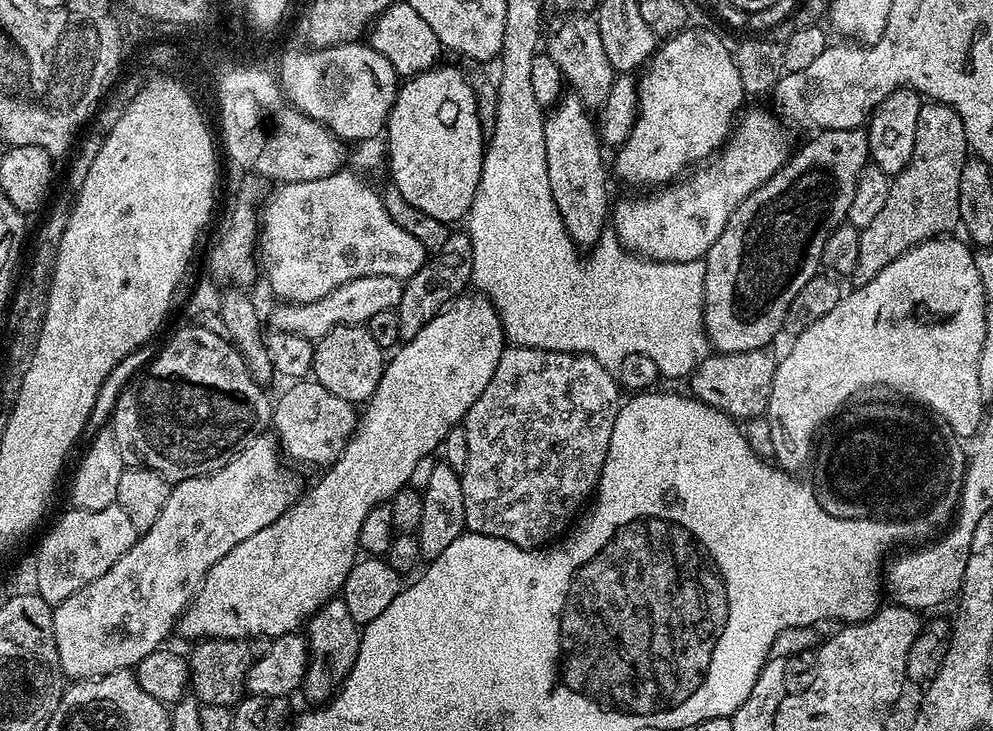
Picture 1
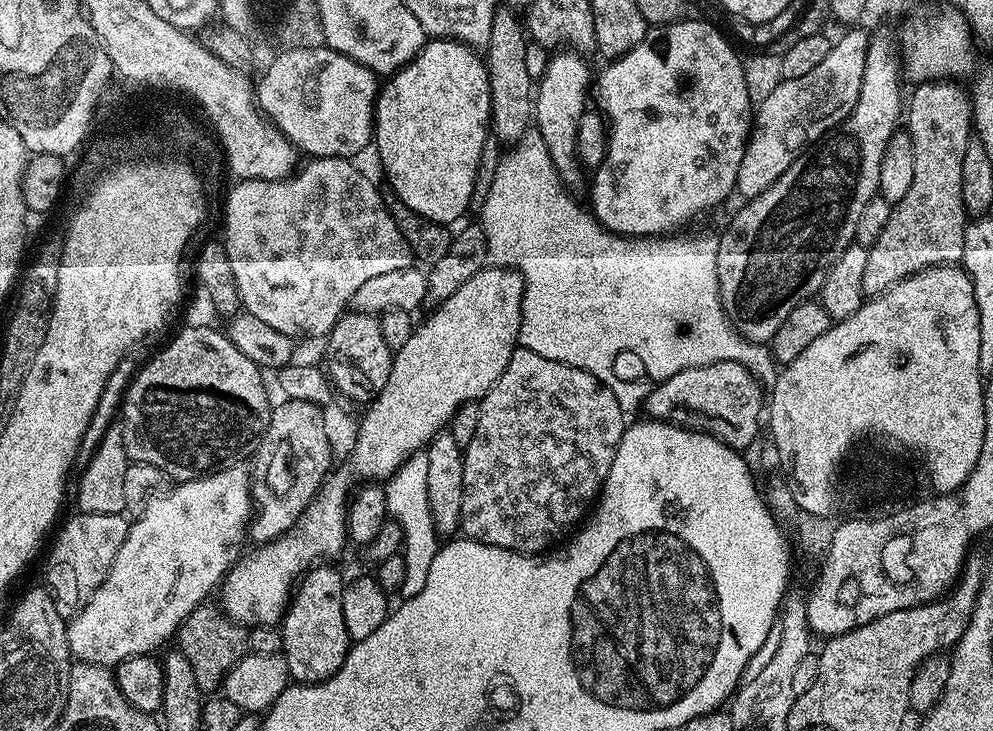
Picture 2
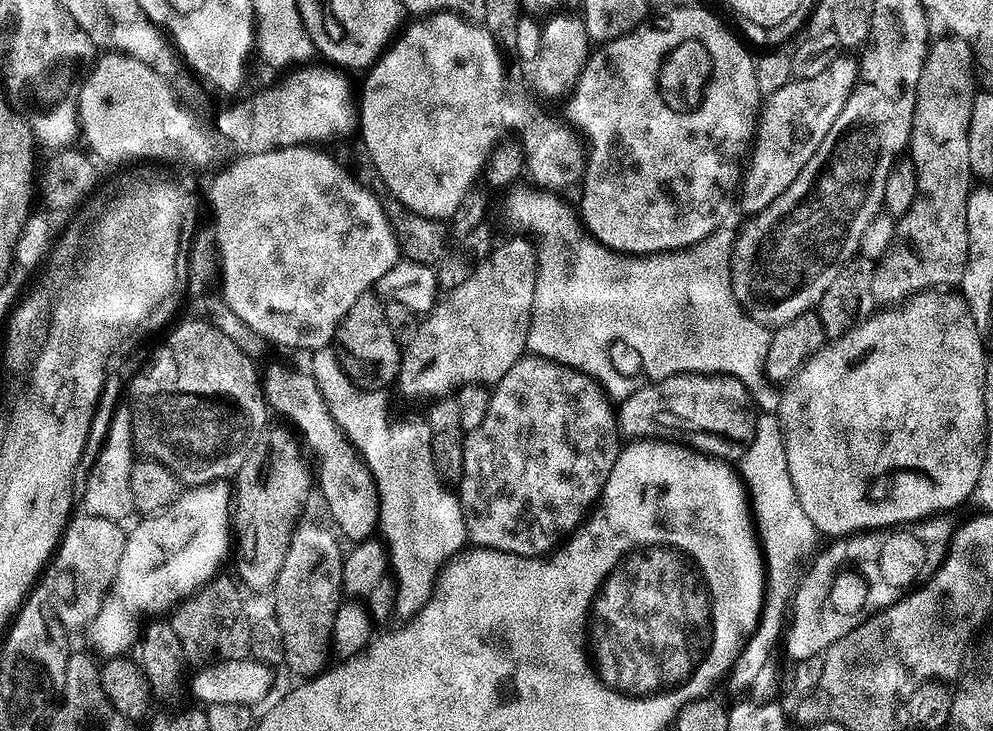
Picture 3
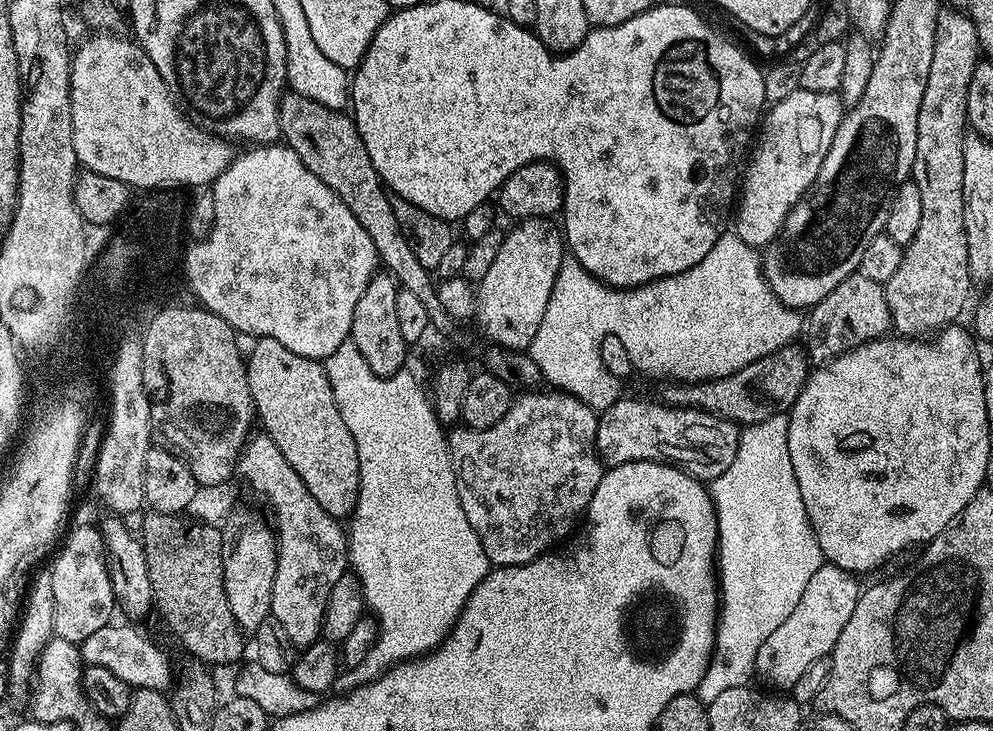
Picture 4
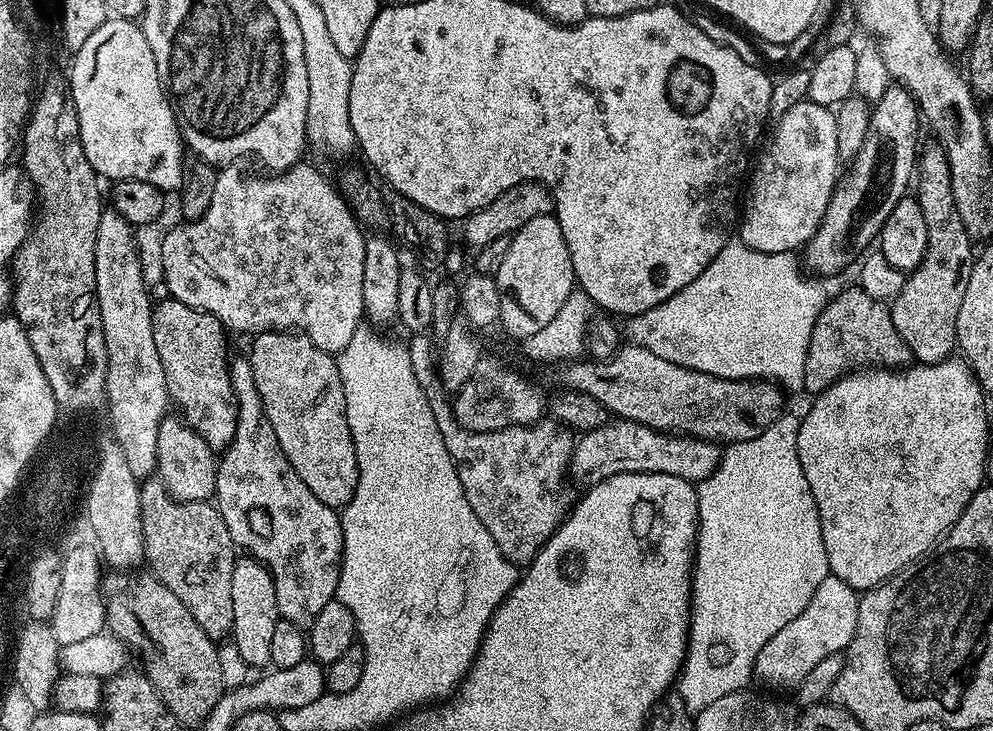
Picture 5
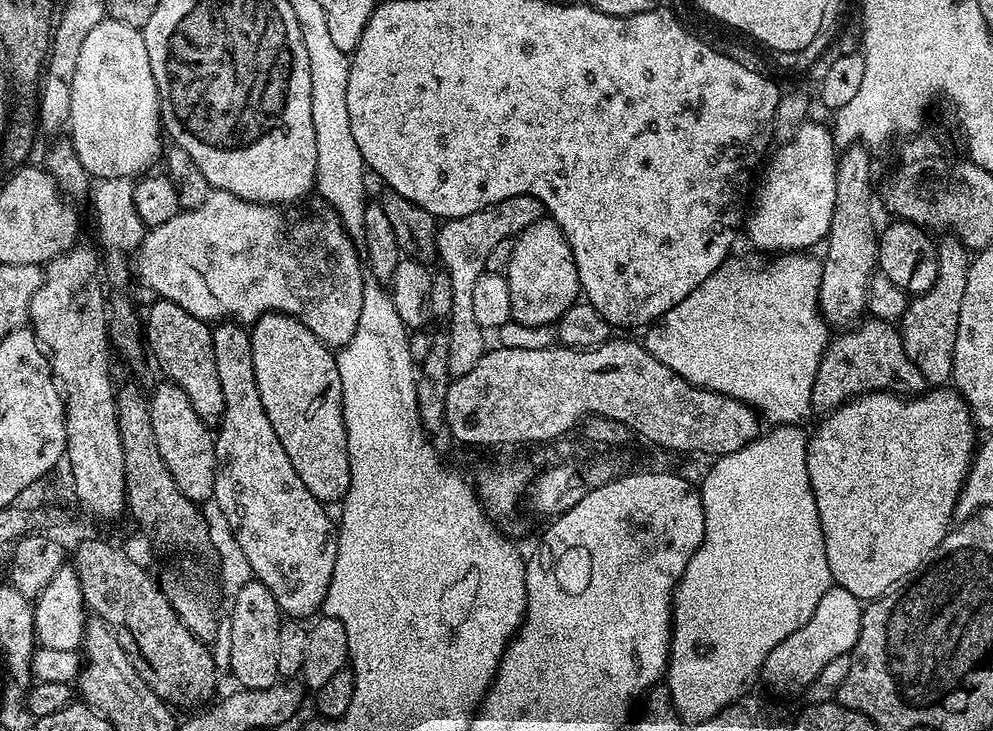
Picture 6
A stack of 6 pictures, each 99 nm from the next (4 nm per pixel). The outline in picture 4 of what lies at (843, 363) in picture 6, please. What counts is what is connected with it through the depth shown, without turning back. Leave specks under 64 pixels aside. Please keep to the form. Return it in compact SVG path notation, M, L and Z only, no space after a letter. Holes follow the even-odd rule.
M858 270L853 272L822 302L815 304L806 316L806 351L813 365L823 366L828 361L854 350L871 340L883 340L893 331L890 310L886 306L884 285L866 278Z

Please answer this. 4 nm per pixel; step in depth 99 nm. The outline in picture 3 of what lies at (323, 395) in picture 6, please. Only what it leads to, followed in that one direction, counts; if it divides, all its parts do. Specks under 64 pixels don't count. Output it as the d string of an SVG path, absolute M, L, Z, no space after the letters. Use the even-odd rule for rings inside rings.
M272 364L268 369L263 369L262 383L264 385L264 398L268 402L269 409L273 413L276 412L280 416L285 416L289 420L287 423L300 431L299 439L302 441L303 447L316 455L316 460L320 463L320 478L318 474L318 492L320 488L320 496L324 499L324 504L328 507L328 512L332 515L331 523L334 525L335 531L339 533L345 541L359 542L367 540L377 531L380 522L380 495L376 492L376 483L374 482L370 470L364 464L364 457L356 451L356 447L348 441L342 429L334 422L334 418L328 413L326 402L322 398L322 394L314 378L307 371L299 372L296 368L287 368L284 364Z

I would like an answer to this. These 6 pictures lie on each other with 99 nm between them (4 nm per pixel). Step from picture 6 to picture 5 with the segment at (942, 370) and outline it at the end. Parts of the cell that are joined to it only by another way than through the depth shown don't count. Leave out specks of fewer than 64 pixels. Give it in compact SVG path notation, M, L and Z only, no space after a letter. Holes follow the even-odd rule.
M932 142L925 152L923 149L919 153L918 163L914 169L914 195L922 206L922 214L926 218L926 254L920 265L907 273L902 290L890 301L890 307L894 330L898 330L902 342L906 342L906 346L912 351L913 361L922 364L937 364L949 359L957 351L958 306L962 306L962 297L966 295L966 282L970 282L970 270L974 259L974 248L972 252L974 240L969 236L958 214L950 178L950 162L939 143Z

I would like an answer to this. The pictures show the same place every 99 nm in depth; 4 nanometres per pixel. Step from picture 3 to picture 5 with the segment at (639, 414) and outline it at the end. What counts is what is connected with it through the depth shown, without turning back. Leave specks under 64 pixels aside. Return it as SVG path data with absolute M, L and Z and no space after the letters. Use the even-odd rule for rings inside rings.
M612 418L597 429L583 433L575 441L568 474L573 485L584 484L585 489L592 488L606 478L614 478L620 472L670 474L674 478L699 482L719 466L721 455L721 445L711 440L693 440L690 436L656 432L633 420Z

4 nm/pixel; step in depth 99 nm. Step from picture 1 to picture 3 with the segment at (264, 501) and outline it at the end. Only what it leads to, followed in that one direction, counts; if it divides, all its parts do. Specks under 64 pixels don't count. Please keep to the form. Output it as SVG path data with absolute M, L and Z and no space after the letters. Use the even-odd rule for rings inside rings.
M217 482L214 484L201 484L199 486L189 487L187 490L181 491L179 498L165 510L165 512L157 512L148 514L143 517L144 520L137 526L133 532L127 533L124 541L124 553L118 562L118 574L112 583L112 591L109 592L107 599L104 600L102 610L98 612L95 619L90 625L90 633L92 632L92 644L101 652L101 657L104 658L120 658L125 655L124 652L133 647L138 639L138 624L136 628L136 619L139 618L140 612L152 612L148 614L164 614L169 611L174 605L178 604L185 597L192 595L201 585L208 583L221 571L220 563L224 560L224 555L229 555L230 552L230 488L227 483Z

